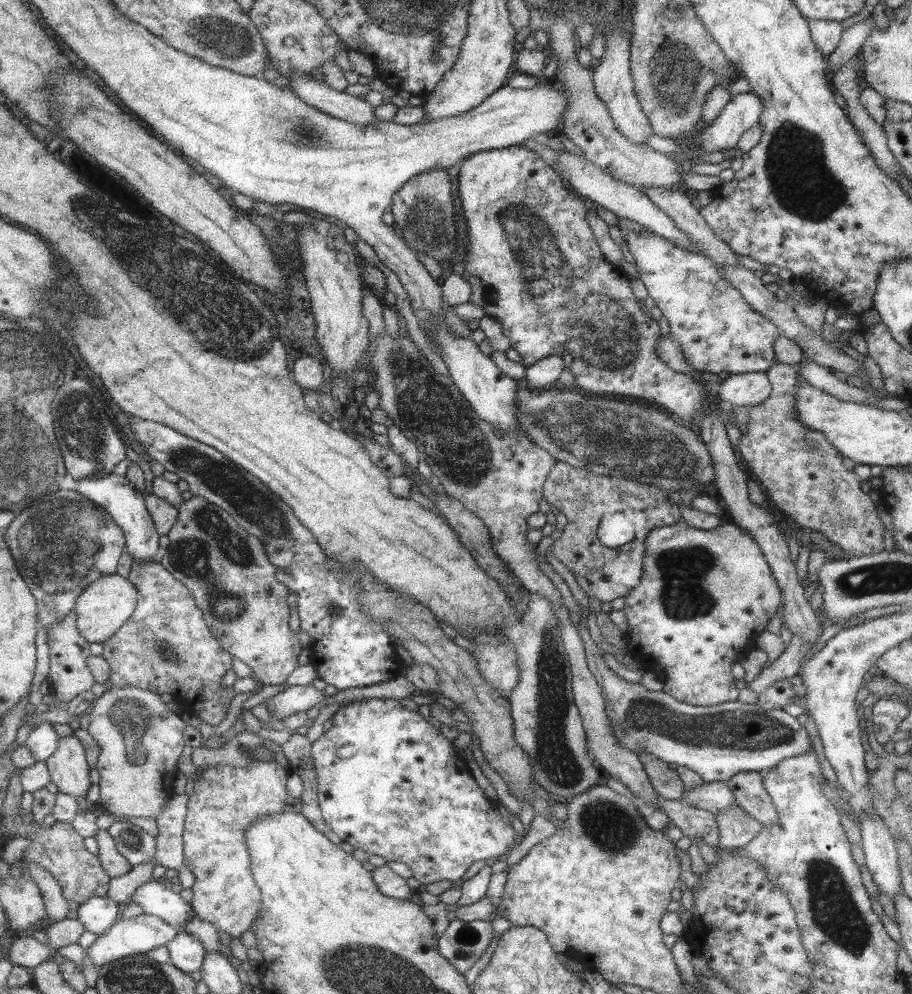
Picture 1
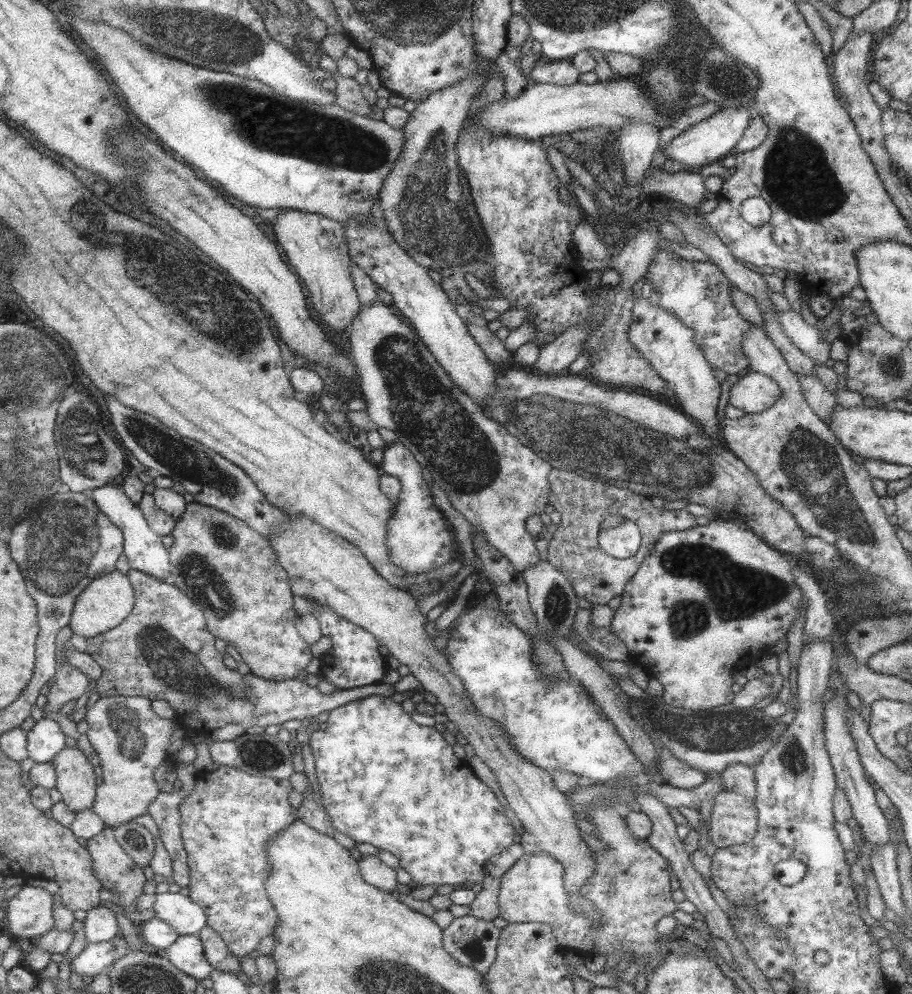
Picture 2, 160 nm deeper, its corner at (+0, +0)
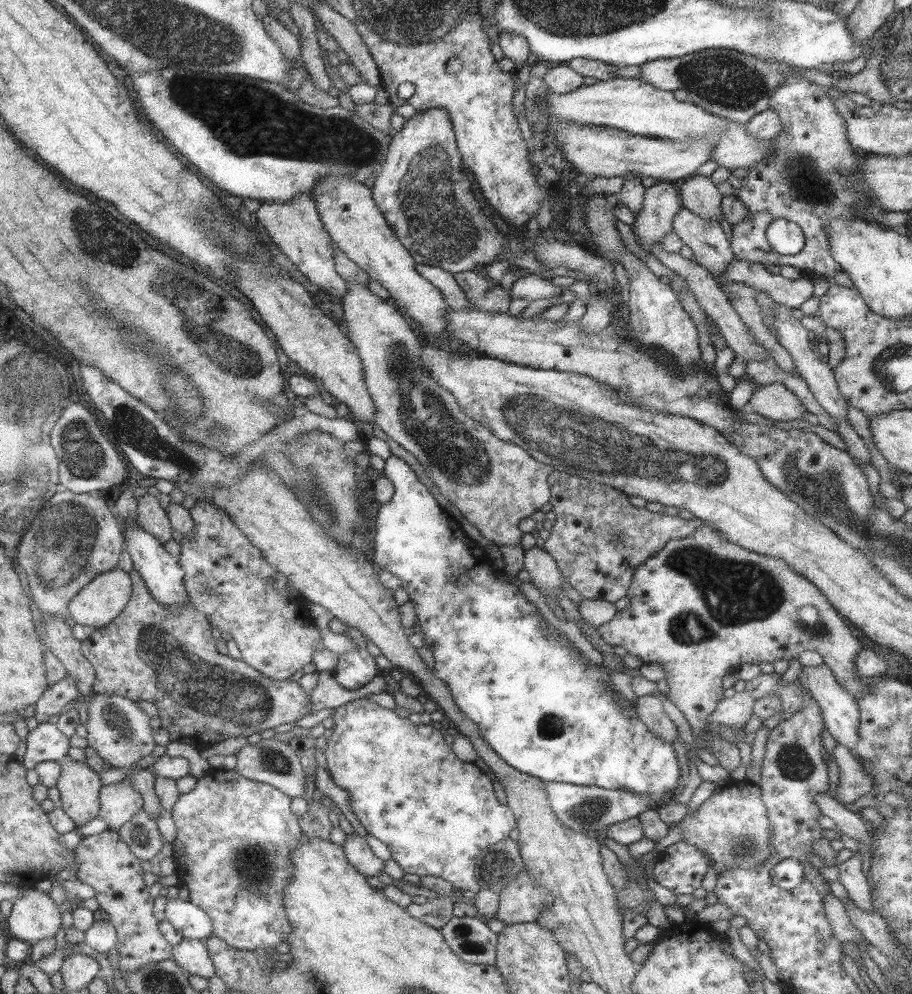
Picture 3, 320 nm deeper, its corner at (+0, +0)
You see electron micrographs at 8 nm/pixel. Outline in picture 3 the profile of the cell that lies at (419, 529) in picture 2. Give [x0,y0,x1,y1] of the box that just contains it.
[371,456,679,800]

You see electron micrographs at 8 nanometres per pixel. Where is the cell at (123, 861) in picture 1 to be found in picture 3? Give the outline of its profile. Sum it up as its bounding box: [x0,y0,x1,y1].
[75,830,174,975]

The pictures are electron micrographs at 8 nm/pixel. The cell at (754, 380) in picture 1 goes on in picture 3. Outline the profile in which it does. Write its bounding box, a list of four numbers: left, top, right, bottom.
[746,384,806,422]

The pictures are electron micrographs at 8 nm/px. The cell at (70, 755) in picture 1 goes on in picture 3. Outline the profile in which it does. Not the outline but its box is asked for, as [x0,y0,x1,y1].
[56,758,103,827]

